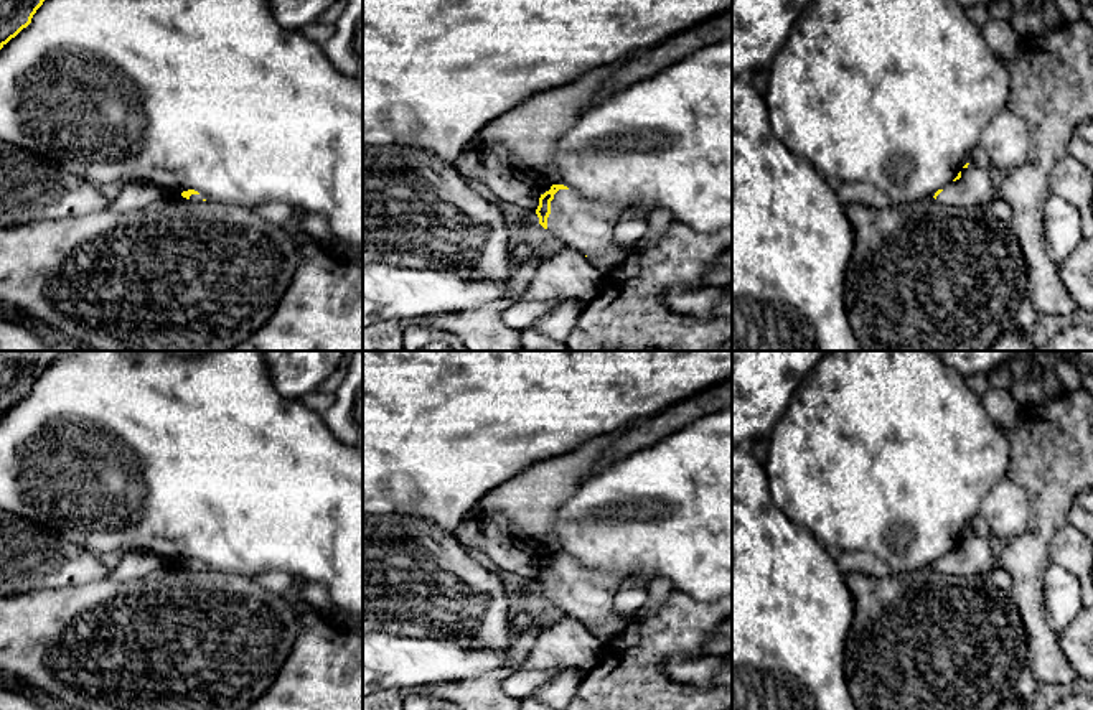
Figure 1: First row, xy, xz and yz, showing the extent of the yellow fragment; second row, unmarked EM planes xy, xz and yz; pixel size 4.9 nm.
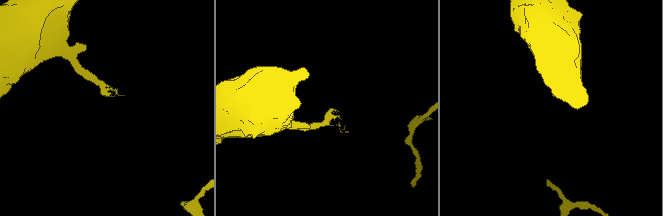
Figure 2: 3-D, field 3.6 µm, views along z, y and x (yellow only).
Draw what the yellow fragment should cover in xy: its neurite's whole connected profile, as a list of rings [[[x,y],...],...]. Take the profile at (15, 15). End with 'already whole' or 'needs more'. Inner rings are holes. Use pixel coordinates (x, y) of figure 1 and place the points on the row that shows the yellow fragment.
[[[0,0],[0,49],[31,23],[45,0]]]; already whole

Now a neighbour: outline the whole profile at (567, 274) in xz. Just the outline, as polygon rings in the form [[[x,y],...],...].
[[[562,247],[551,254],[536,270],[521,301],[592,301],[602,285],[602,273],[582,252]]]

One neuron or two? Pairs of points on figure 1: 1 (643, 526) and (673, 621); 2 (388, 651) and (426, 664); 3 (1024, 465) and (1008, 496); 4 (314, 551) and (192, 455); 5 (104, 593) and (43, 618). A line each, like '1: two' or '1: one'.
1: two
2: one
3: two
4: one
5: one

